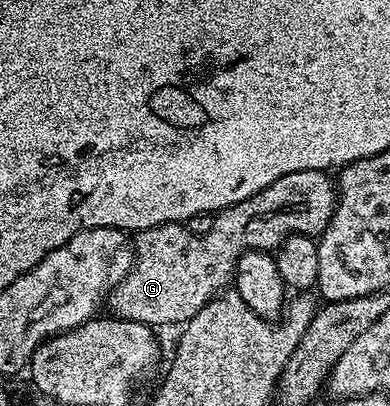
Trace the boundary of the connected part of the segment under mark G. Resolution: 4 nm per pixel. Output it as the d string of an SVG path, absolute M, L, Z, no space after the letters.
M302 169L298 173L286 173L286 177L278 177L274 185L254 193L254 197L246 197L246 201L238 201L223 211L215 212L210 233L201 235L190 233L183 222L163 223L145 231L135 232L136 260L132 263L132 272L109 290L106 307L112 310L109 312L115 318L142 321L153 329L172 327L175 323L177 325L189 323L194 313L202 309L202 305L209 303L215 295L221 294L233 282L238 257L242 257L242 253L247 251L272 253L291 235L318 237L323 233L336 211L337 194L337 184L329 172Z

